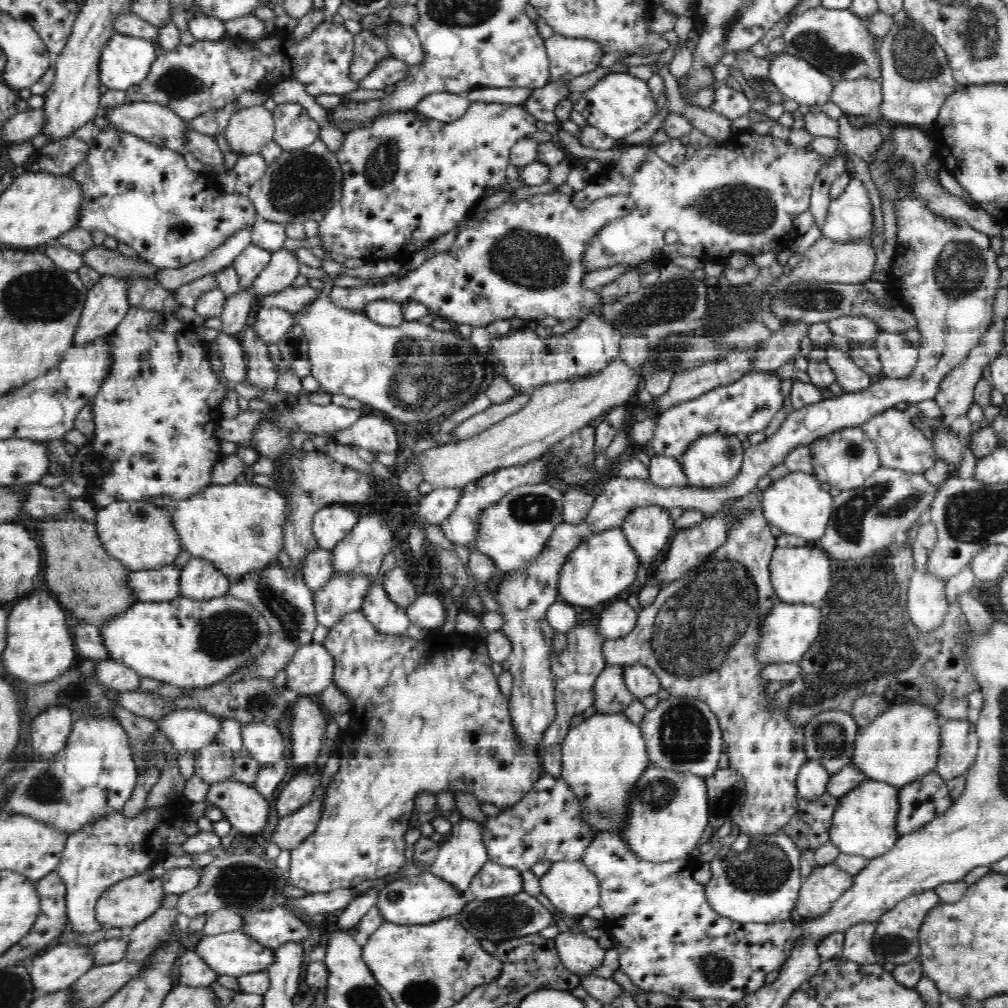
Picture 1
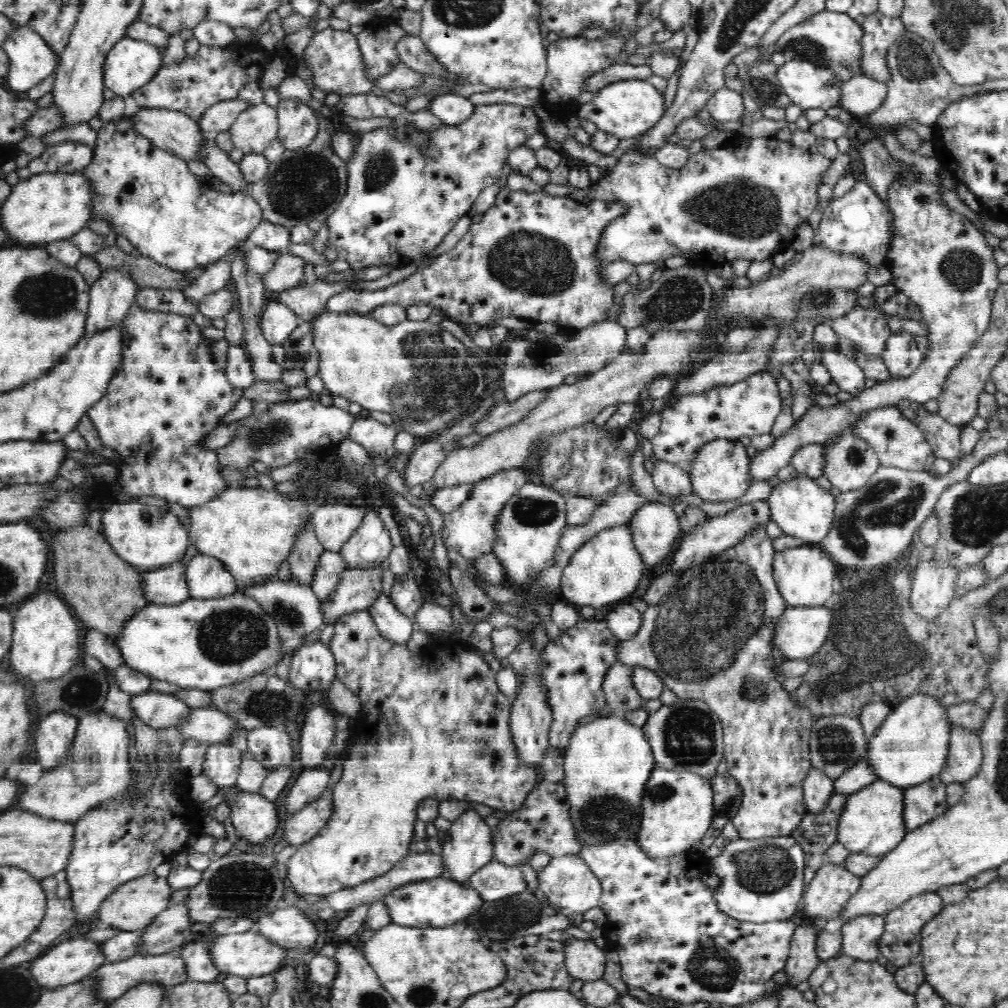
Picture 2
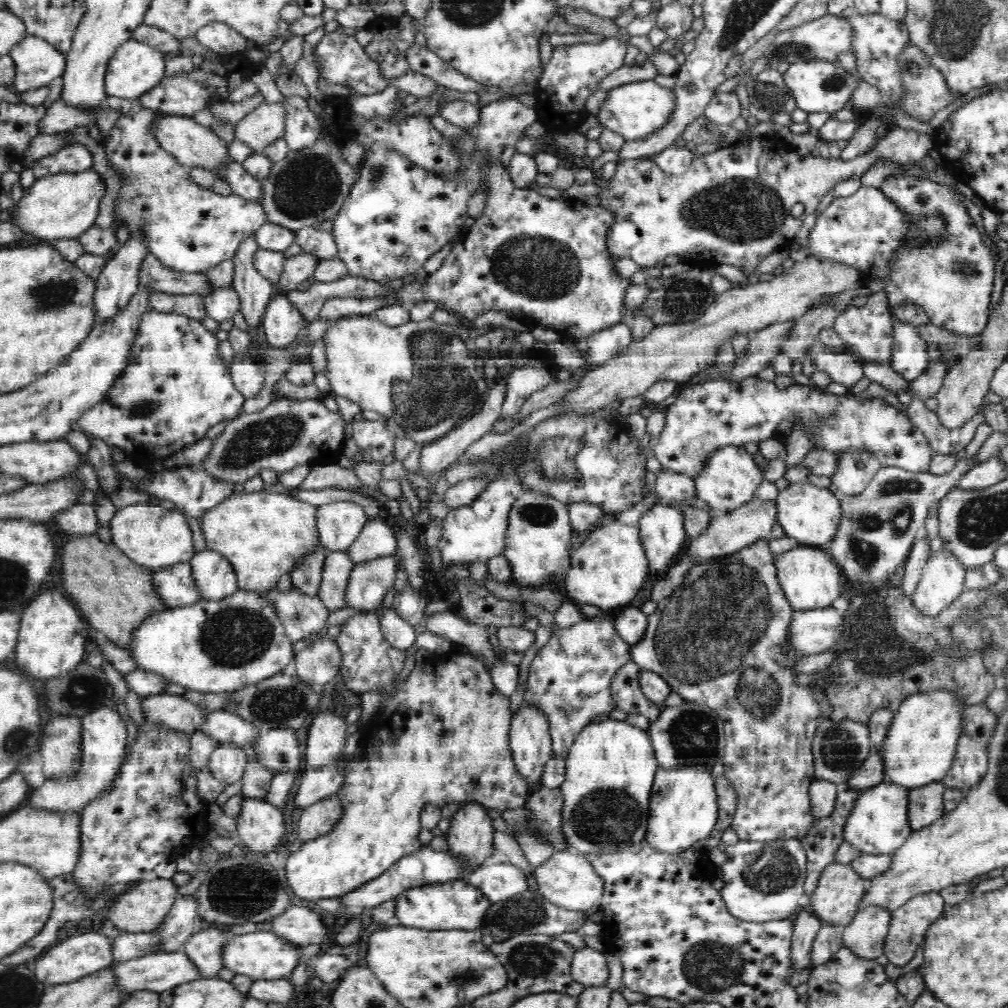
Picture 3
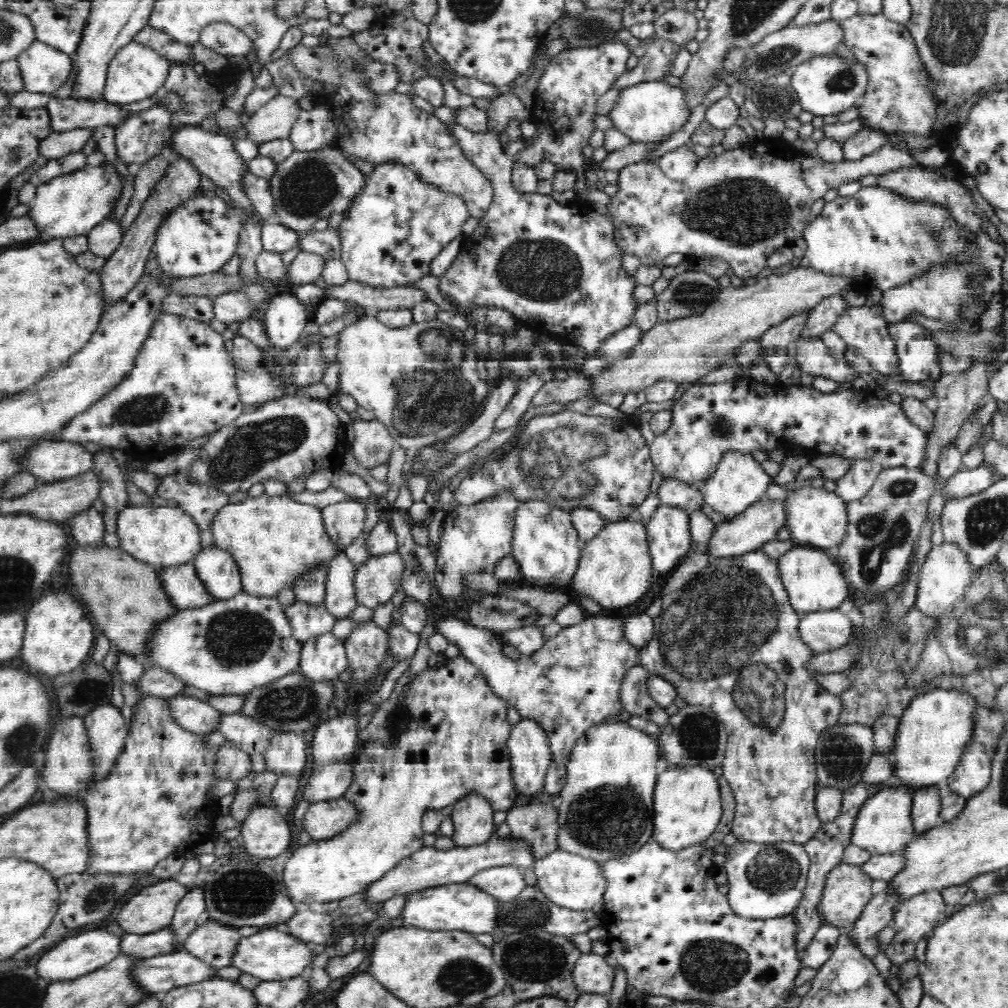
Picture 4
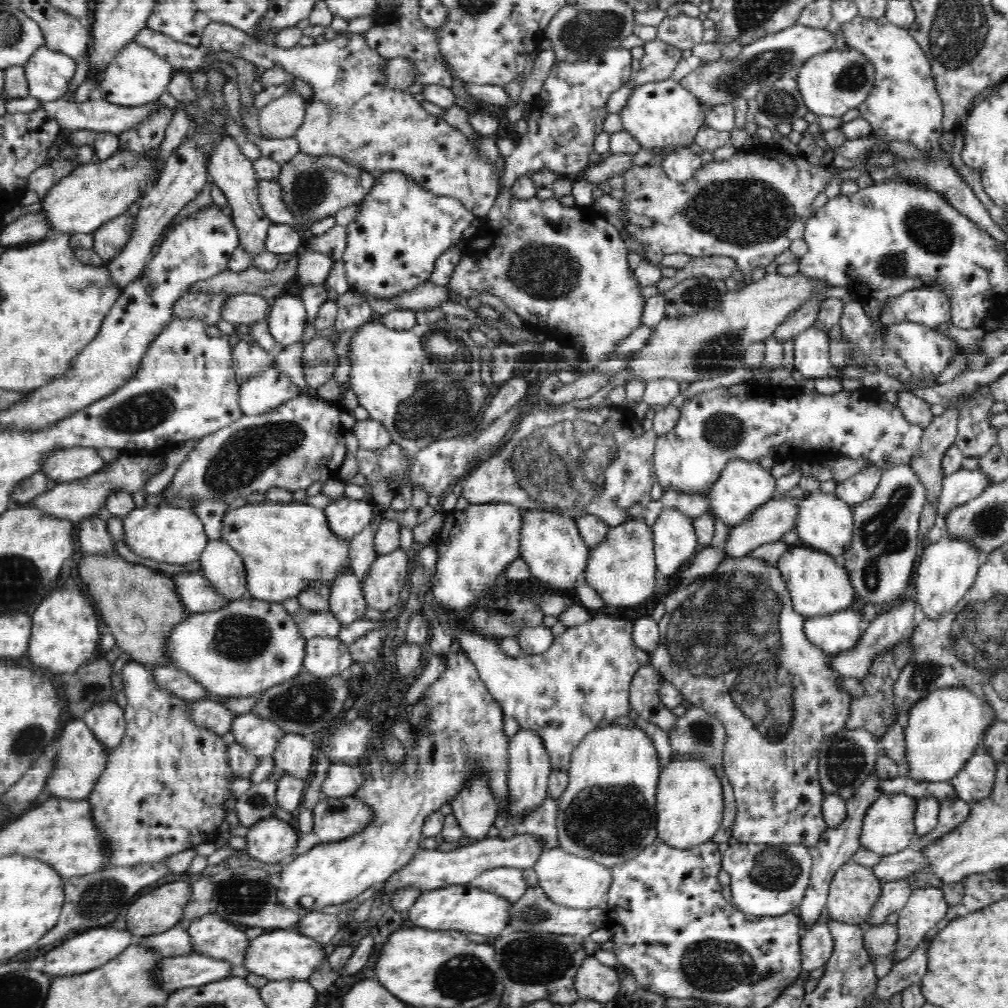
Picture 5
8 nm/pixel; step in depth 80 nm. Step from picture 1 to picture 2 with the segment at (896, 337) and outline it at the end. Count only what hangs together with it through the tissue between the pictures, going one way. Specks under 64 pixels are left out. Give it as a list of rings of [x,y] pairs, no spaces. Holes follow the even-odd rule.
[[[909,332],[892,333],[886,339],[886,348],[881,357],[887,366],[888,372],[894,379],[907,379],[924,358],[924,352],[920,351],[914,340],[914,334]]]

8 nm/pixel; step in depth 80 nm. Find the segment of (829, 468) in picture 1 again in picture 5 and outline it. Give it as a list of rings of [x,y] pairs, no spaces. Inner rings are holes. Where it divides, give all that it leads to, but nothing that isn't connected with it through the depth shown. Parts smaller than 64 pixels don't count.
[[[876,465],[865,466],[859,473],[837,483],[835,494],[850,506],[860,505],[873,496],[883,470]]]

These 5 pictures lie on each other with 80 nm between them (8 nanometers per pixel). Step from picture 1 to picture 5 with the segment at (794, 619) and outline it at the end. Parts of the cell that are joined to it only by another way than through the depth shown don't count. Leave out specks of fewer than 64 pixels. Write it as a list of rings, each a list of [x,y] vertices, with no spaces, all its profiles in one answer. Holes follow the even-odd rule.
[[[850,610],[824,617],[805,617],[805,635],[814,646],[822,648],[828,655],[842,654],[856,649],[862,640],[858,627],[860,616]]]

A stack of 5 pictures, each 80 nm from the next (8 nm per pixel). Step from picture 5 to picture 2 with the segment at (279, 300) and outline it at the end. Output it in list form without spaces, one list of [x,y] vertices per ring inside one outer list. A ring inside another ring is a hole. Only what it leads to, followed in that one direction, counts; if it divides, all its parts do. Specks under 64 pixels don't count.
[[[275,301],[264,308],[259,325],[264,338],[278,349],[300,323],[298,315],[286,304]]]

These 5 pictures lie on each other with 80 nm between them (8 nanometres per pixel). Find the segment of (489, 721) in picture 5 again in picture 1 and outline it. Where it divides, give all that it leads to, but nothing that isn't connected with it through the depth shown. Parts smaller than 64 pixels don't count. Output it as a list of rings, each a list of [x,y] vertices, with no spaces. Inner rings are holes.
[[[358,609],[345,614],[336,624],[333,624],[322,643],[334,660],[333,684],[350,701],[350,710],[347,713],[350,716],[350,726],[341,730],[337,736],[334,754],[340,758],[340,766],[326,790],[320,820],[314,832],[291,849],[288,878],[294,886],[302,888],[308,893],[329,893],[336,889],[350,889],[364,880],[398,872],[406,862],[404,834],[408,828],[412,827],[410,818],[412,818],[419,795],[451,792],[456,796],[458,793],[471,793],[480,803],[492,803],[499,809],[506,809],[512,808],[520,802],[541,777],[543,768],[537,753],[531,752],[531,748],[525,748],[523,744],[519,744],[518,737],[515,736],[509,710],[509,698],[500,691],[499,678],[496,678],[492,672],[494,663],[488,655],[486,642],[480,642],[478,639],[472,640],[457,634],[444,636],[441,631],[432,632],[429,637],[420,640],[407,634],[382,633],[365,617],[361,609]]]

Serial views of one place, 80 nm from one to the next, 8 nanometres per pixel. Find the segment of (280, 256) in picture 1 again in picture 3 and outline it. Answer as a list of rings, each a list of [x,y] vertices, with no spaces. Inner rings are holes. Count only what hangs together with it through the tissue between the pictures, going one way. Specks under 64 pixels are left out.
[[[303,253],[299,256],[287,258],[278,280],[273,283],[276,290],[296,290],[296,287],[313,276],[315,266],[320,262],[314,254]]]

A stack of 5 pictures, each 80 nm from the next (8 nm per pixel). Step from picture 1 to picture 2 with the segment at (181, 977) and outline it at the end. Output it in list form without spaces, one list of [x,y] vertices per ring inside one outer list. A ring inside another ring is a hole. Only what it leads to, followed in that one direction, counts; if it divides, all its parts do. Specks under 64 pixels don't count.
[[[214,934],[196,935],[193,941],[184,944],[179,954],[185,959],[188,970],[188,980],[192,982],[214,982],[220,971],[212,960],[212,944],[216,939]]]

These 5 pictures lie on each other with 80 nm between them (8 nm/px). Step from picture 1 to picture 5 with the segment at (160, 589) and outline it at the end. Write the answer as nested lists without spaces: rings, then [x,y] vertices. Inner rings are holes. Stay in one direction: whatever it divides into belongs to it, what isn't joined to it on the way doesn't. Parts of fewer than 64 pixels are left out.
[[[188,570],[170,578],[176,583],[178,595],[190,614],[213,611],[232,601],[224,598],[213,584],[204,578],[201,571]]]

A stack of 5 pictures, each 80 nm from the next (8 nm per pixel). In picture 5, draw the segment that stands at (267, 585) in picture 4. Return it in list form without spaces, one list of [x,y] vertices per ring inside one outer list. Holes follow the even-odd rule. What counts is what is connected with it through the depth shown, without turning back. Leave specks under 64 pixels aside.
[[[259,503],[228,510],[221,538],[244,558],[247,591],[259,601],[278,602],[300,596],[312,586],[334,586],[338,576],[350,572],[349,542],[330,530],[325,510],[308,503]]]

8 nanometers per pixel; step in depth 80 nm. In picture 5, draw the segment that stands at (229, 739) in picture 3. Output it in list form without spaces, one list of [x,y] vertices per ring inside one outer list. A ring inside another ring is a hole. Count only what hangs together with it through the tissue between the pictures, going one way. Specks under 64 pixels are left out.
[[[255,713],[236,715],[230,726],[235,742],[254,756],[268,756],[276,750],[280,738],[286,733],[273,721],[264,720]]]

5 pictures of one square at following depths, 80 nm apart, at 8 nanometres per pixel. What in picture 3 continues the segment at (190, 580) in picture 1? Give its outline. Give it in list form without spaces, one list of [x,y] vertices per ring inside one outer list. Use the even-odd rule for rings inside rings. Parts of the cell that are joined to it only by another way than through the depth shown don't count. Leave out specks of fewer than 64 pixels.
[[[220,551],[197,552],[189,563],[195,587],[204,600],[222,600],[238,592],[236,571]]]

